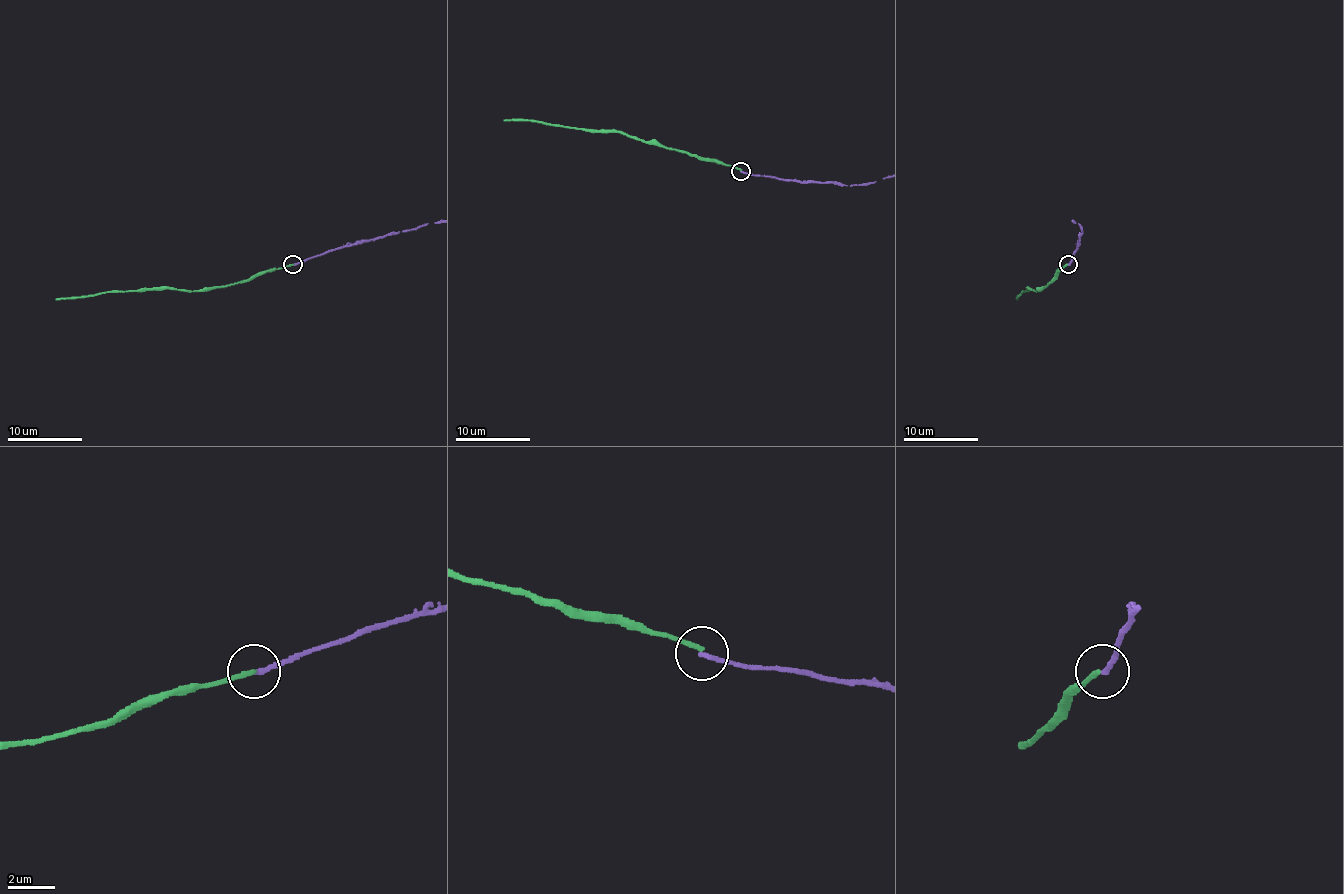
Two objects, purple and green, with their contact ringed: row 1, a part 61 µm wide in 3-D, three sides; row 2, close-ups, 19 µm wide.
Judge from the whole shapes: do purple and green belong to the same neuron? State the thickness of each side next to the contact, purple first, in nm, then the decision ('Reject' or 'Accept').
Thickness 190 nm (purple) against 190 nm. Reject

